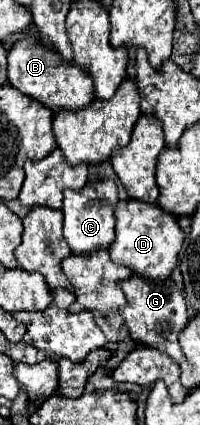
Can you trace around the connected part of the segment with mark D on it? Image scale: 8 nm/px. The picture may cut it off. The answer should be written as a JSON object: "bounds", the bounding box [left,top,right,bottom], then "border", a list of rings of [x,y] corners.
{"bounds":[109,199,183,279],"border":[[[123,199],[115,205],[115,241],[109,251],[115,263],[129,265],[129,269],[145,279],[165,279],[177,265],[177,255],[183,245],[183,231],[177,217],[159,209],[157,203],[143,203],[137,199]]]}

